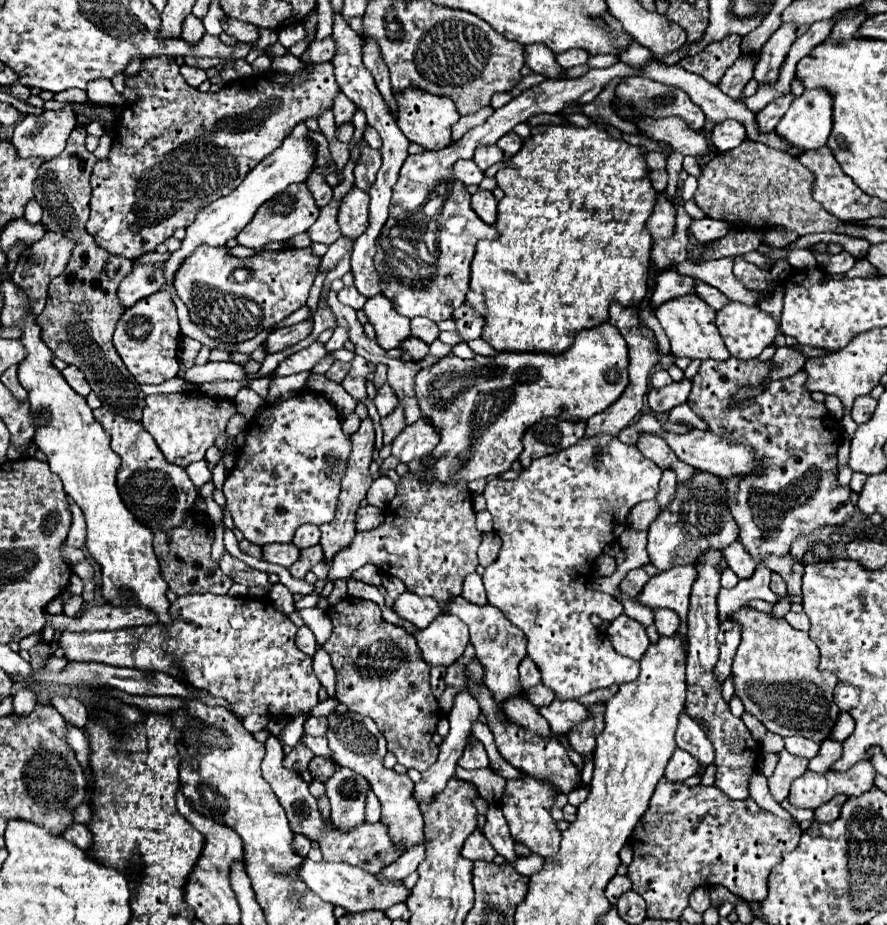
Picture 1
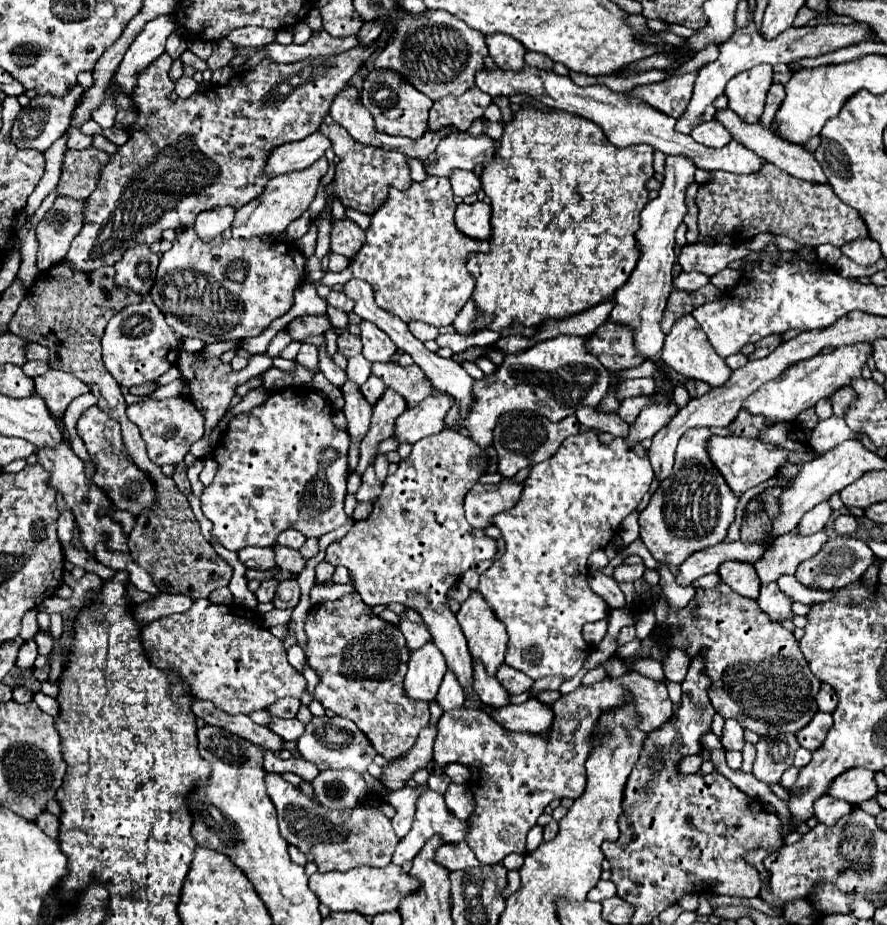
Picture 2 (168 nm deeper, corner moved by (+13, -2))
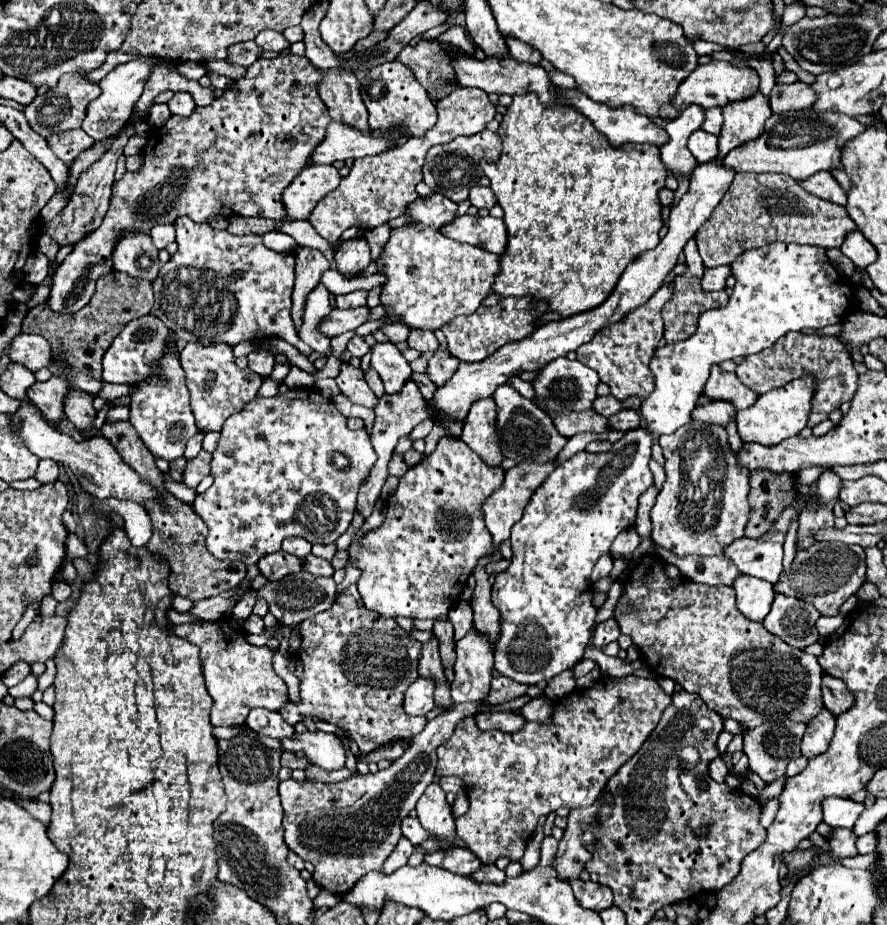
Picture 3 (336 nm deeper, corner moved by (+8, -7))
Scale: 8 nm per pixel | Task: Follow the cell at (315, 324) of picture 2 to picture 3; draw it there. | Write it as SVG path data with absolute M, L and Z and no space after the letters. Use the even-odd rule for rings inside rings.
M358 307L358 309L334 309L326 319L320 321L320 331L324 335L328 335L330 339L340 335L340 333L346 333L346 331L354 331L358 325L366 323L368 319L368 307Z

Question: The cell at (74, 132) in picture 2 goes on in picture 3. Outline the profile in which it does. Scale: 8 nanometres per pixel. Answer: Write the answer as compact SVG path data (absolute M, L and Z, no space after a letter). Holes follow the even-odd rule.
M82 129L64 131L60 135L48 137L48 147L54 151L54 155L58 159L64 159L66 165L72 163L82 151L86 151L92 145L94 145L94 141Z

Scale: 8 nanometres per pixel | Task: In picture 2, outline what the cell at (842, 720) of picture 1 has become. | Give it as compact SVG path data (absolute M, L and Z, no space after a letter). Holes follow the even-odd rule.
M817 712L815 718L813 718L803 730L799 730L799 734L797 734L799 744L801 744L803 748L811 750L811 752L817 750L817 748L823 744L825 736L827 736L827 732L829 732L829 728L831 728L831 724L833 724L831 714L827 714L827 712Z

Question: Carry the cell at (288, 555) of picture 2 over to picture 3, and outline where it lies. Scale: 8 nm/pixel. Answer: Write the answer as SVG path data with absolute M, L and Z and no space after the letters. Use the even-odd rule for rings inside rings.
M314 555L304 557L302 569L304 569L304 571L308 571L308 573L312 573L312 575L316 575L316 577L318 577L318 575L322 575L322 577L332 577L332 573L334 573L334 569L332 569L330 561L324 561L324 559L314 557Z

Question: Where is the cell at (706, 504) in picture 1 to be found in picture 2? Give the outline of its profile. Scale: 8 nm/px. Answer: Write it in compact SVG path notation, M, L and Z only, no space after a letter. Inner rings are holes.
M691 428L681 436L673 474L659 484L649 506L639 516L641 540L661 564L679 566L693 552L723 542L735 520L739 496L727 486L719 470L715 470L707 454L709 438L709 428Z

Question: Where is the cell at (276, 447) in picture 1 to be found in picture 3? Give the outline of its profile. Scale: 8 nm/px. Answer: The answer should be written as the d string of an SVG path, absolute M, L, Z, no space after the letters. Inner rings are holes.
M300 389L300 397L290 397L288 393L278 393L274 397L256 397L248 403L248 407L244 407L244 411L232 415L224 427L222 427L222 437L218 441L218 447L212 455L212 471L210 475L214 477L214 485L196 497L194 501L194 511L204 519L204 523L208 525L208 537L206 537L206 547L208 551L216 557L216 559L226 559L226 561L242 561L246 567L254 565L262 555L274 553L280 549L282 541L286 537L298 535L308 539L310 543L334 543L350 525L352 521L352 513L356 509L356 493L360 487L360 481L366 479L372 463L376 461L376 453L372 449L370 437L364 429L360 431L350 431L346 427L346 417L340 415L340 411L336 409L336 405L328 399L324 399L324 395L320 395L316 389Z

